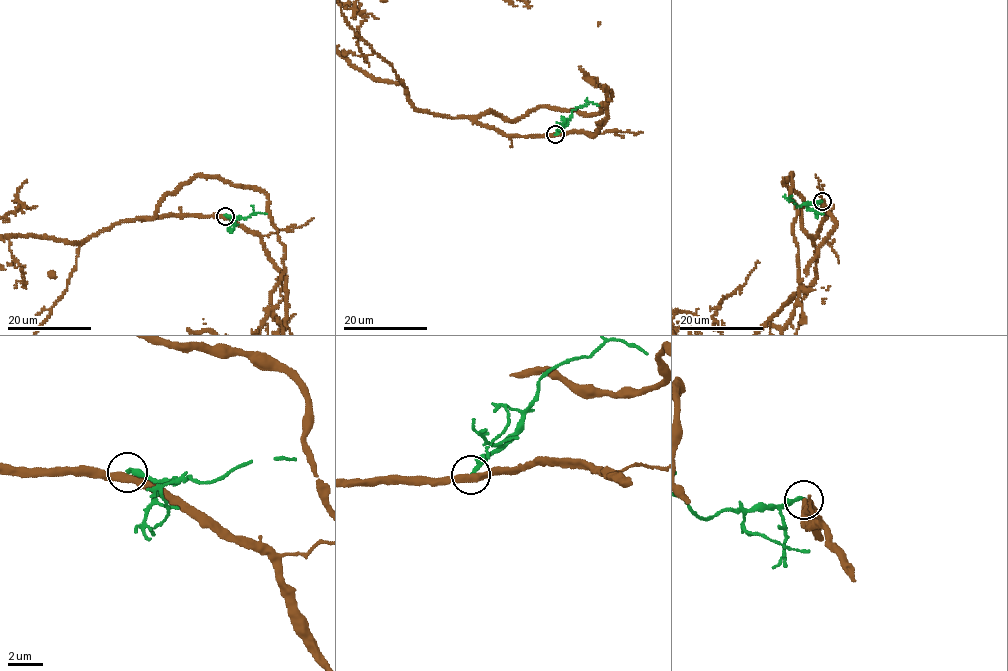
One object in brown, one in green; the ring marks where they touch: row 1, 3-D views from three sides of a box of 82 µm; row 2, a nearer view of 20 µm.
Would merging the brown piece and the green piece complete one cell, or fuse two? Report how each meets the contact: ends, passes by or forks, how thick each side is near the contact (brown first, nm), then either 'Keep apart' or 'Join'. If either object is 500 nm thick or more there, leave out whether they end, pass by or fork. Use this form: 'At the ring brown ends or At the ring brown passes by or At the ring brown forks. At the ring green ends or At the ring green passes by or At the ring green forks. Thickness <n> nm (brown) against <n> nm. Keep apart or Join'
At the ring brown passes by. At the ring green ends. Thickness 400 nm (brown) against 240 nm. Keep apart

